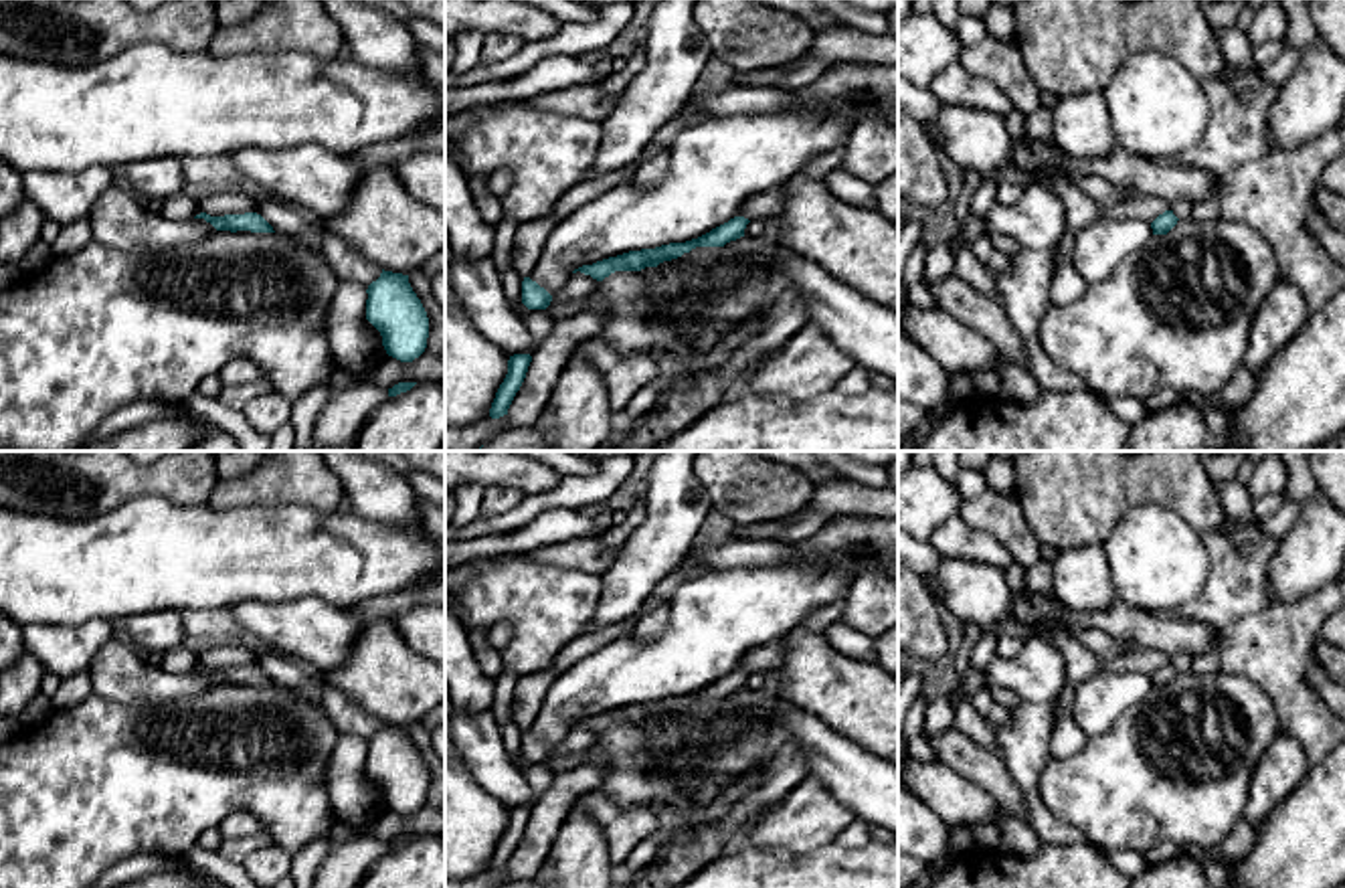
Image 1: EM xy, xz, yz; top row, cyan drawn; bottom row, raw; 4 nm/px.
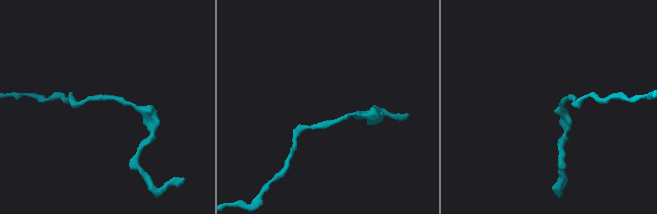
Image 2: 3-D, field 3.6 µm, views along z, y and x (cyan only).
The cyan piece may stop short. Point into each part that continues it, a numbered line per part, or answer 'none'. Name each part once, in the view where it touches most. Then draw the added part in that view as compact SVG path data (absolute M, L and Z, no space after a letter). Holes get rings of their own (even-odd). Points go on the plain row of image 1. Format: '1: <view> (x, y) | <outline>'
none

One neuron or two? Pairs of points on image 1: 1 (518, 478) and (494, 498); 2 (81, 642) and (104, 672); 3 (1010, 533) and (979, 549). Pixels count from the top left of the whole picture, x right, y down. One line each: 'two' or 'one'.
1: two
2: two
3: two

